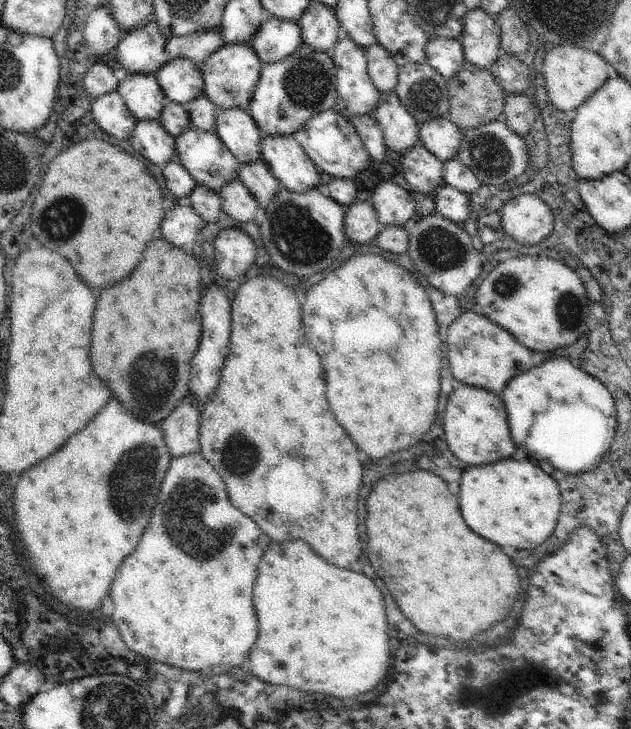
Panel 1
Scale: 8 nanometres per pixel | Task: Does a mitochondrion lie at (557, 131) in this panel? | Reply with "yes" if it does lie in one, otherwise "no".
no

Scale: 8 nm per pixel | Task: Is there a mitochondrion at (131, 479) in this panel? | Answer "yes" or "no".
yes

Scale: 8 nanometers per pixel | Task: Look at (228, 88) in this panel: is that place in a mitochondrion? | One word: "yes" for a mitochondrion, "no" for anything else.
yes

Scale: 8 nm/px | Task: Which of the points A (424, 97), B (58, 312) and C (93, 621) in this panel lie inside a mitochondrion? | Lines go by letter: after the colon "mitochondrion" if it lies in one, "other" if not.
A: mitochondrion
B: other
C: other

